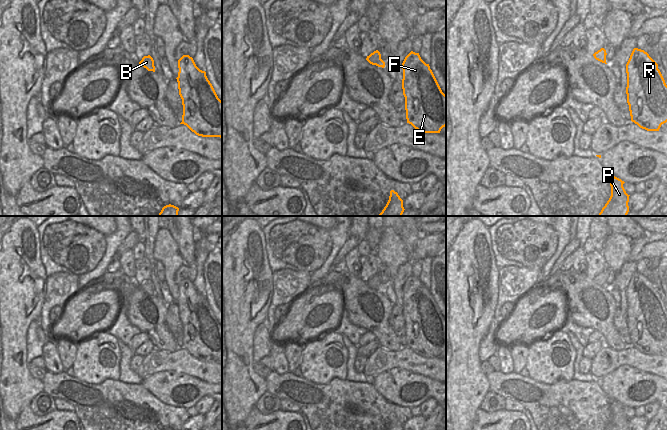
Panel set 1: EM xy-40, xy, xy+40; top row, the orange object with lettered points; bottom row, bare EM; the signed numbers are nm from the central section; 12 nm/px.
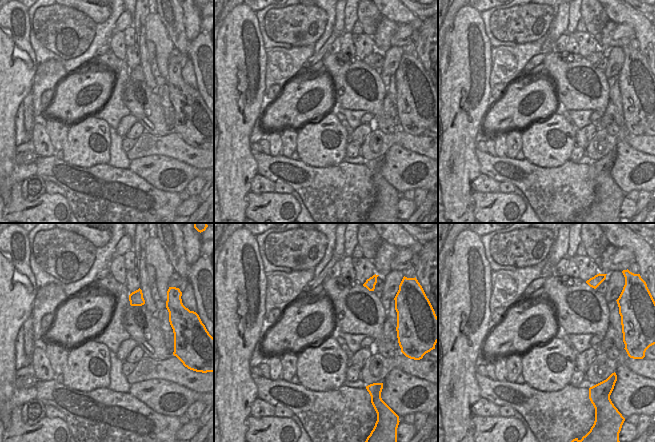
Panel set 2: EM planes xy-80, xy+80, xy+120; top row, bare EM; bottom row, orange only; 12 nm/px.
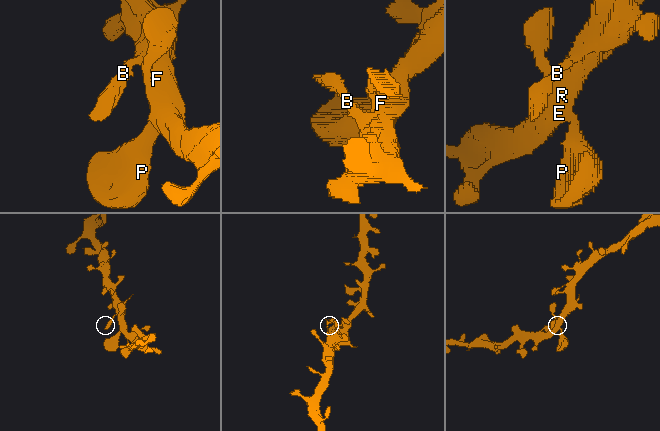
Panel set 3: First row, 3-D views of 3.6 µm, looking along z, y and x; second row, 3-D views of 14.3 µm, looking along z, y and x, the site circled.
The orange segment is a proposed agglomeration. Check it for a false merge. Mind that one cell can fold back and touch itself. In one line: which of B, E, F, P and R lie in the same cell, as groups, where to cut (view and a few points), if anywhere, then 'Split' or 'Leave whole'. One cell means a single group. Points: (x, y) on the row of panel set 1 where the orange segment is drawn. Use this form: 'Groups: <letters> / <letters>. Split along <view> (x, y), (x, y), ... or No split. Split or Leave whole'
Groups: B E F P R. No split. Leave whole

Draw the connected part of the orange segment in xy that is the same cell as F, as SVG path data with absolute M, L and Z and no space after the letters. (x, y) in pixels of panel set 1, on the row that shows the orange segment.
M411 51L402 63L402 89L407 123L423 133L440 133L446 126L446 95L429 64Z

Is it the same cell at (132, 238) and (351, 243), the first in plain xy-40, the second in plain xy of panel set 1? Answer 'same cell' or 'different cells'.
same cell

